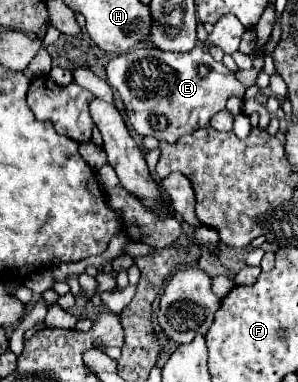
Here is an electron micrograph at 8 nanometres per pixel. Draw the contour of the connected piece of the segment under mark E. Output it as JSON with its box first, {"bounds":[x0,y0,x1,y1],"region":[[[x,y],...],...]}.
{"bounds":[106,48,244,142],"region":[[[134,48],[110,60],[106,66],[108,84],[120,94],[126,114],[134,130],[142,136],[154,136],[160,142],[178,142],[180,136],[192,134],[198,128],[208,128],[210,118],[226,108],[230,96],[244,98],[244,86],[236,80],[236,74],[222,62],[216,62],[206,50],[194,48],[190,52],[162,52],[160,48]]]}

